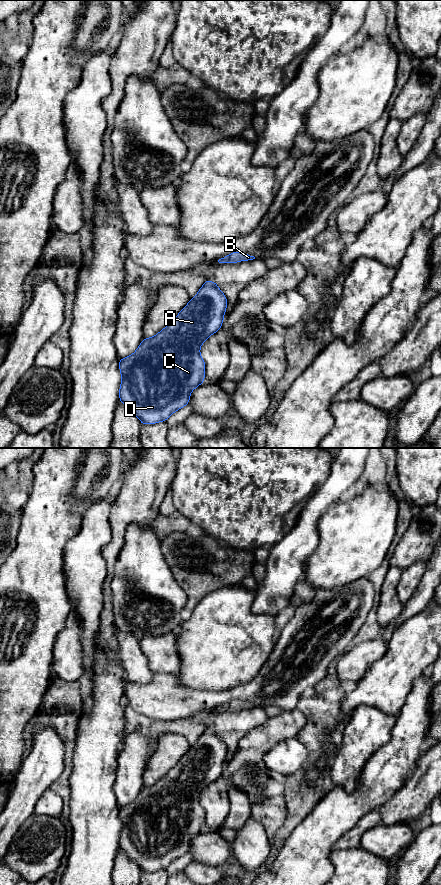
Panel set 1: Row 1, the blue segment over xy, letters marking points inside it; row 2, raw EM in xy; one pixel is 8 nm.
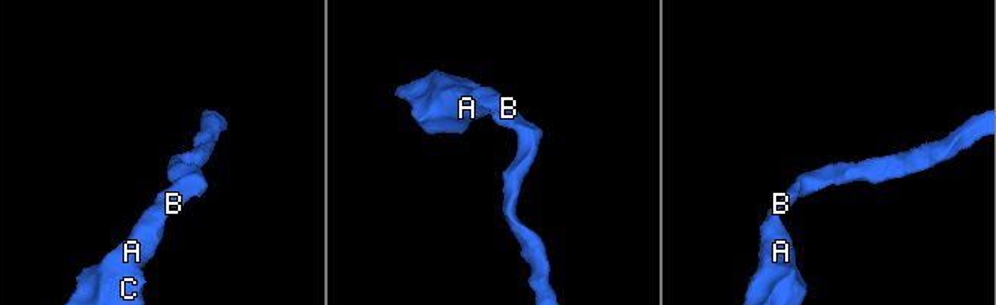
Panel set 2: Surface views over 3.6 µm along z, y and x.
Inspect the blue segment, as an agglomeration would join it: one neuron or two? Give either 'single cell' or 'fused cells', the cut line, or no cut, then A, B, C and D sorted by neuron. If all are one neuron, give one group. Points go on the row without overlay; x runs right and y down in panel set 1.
single cell | no cut | A B C D

